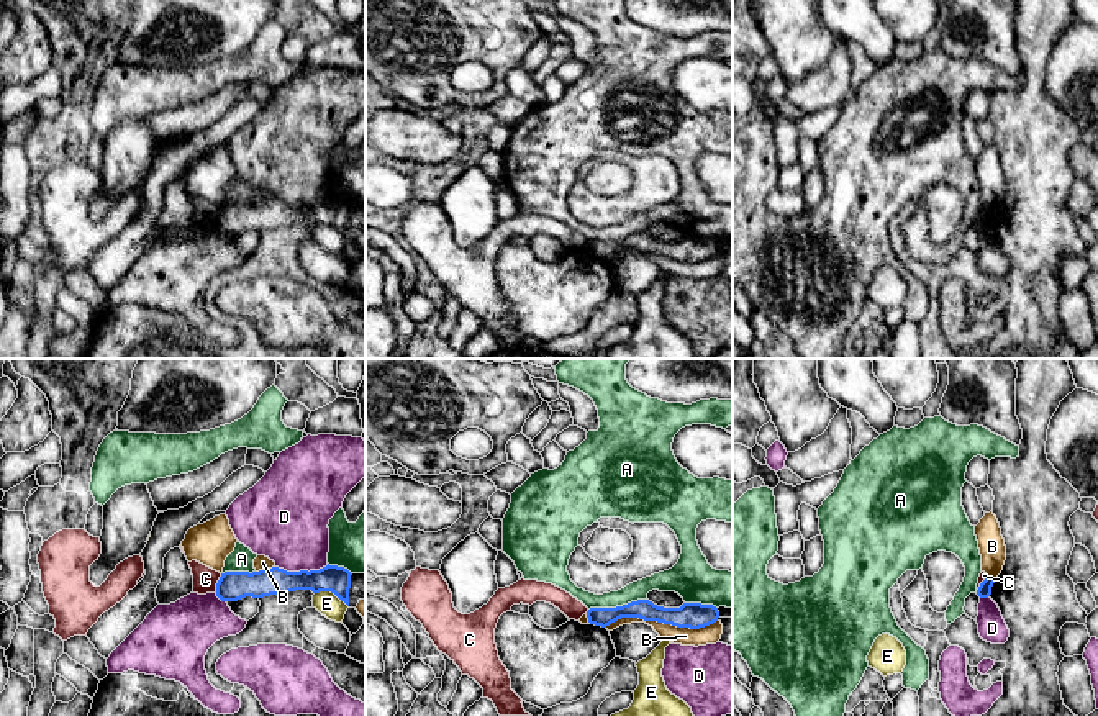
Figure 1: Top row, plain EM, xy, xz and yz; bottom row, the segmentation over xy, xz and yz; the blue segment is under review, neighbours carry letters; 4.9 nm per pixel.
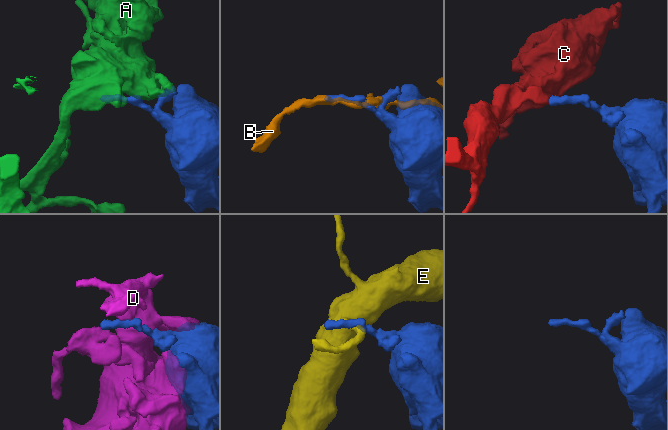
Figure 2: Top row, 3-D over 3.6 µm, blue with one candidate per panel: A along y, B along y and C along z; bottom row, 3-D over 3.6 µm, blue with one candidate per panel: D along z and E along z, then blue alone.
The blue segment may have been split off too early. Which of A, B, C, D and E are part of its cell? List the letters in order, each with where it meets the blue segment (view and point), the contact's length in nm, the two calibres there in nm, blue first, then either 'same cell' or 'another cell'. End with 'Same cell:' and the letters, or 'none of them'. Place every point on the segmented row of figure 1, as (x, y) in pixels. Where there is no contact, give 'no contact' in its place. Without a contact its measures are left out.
A: contact xz (617, 607); length 280 nm; calibres 100 and 100 nm; another cell
B: contact xz (661, 621); length 550 nm; calibres 130 and 100 nm; another cell
C: contact xy (217, 584); length 100 nm; calibres 140 and 120 nm; another cell
D: contact xy (302, 570); length 260 nm; calibres 130 and 380 nm; another cell
E: contact xy (331, 592); length 180 nm; calibres 130 and 110 nm; another cell
Same cell: none of them

